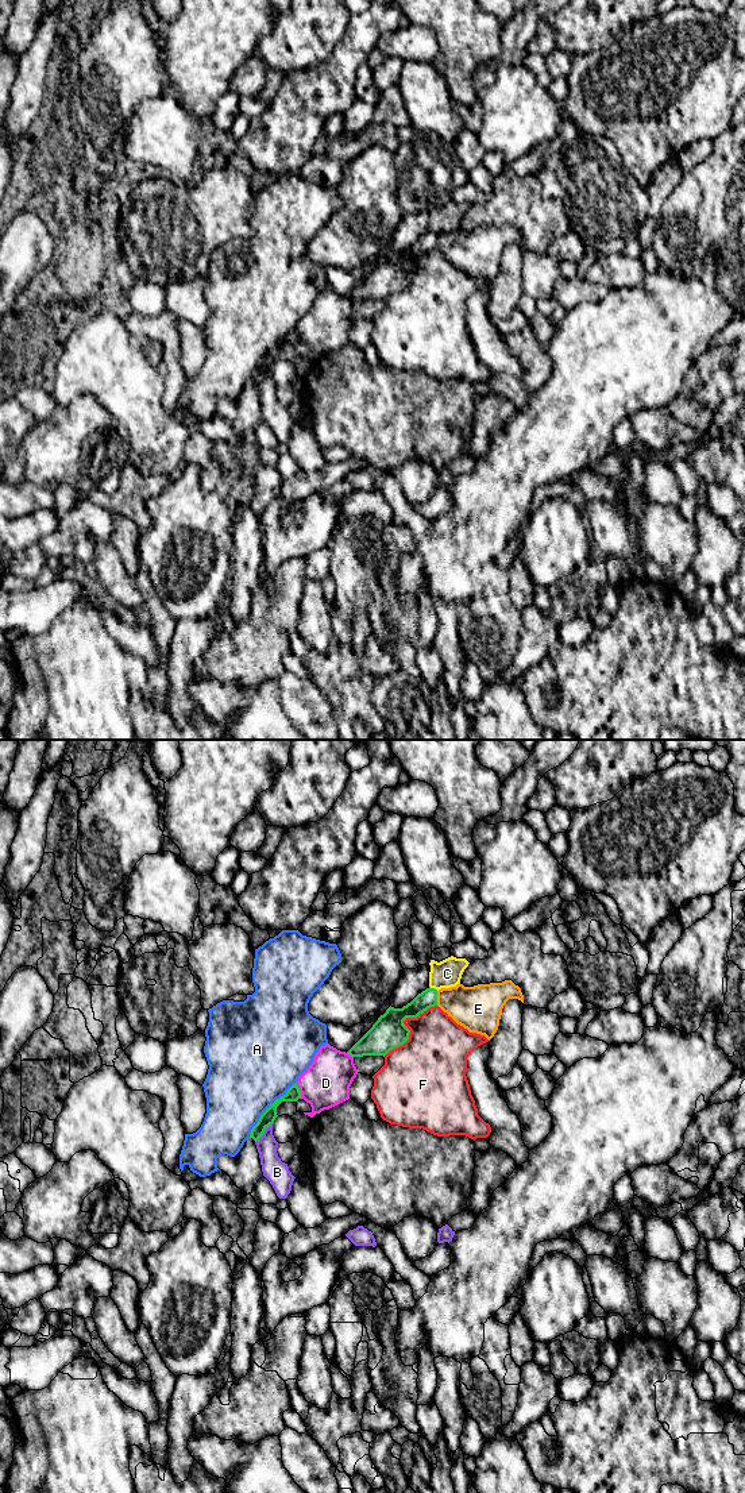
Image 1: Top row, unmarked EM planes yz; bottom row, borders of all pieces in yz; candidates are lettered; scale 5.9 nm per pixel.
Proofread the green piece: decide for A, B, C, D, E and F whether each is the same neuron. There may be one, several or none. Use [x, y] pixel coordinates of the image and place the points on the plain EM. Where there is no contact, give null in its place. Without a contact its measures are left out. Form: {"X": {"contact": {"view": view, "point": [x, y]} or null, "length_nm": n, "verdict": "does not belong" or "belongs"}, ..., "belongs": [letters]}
{"A": {"contact": {"view": "yz", "point": [267, 353]}, "length_nm": 440, "verdict": "does not belong"}, "B": {"contact": {"view": "yz", "point": [263, 375]}, "length_nm": 160, "verdict": "does not belong"}, "C": {"contact": {"view": "yz", "point": [433, 232]}, "length_nm": 60, "verdict": "does not belong"}, "D": {"contact": {"view": "yz", "point": [298, 335]}, "length_nm": 100, "verdict": "does not belong"}, "E": {"contact": {"view": "yz", "point": [436, 242]}, "length_nm": 90, "verdict": "belongs"}, "F": {"contact": {"view": "yz", "point": [405, 270]}, "length_nm": 440, "verdict": "does not belong"}, "belongs": ["E"]}

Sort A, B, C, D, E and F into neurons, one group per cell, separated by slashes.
A / B / C / D / E / F

